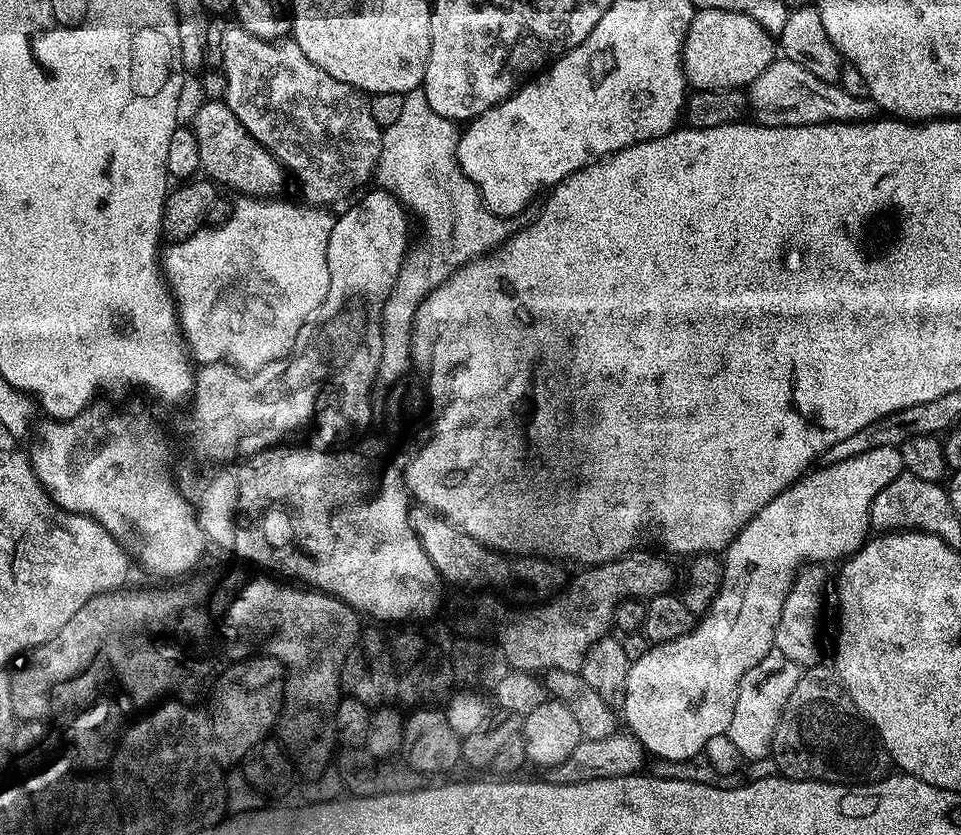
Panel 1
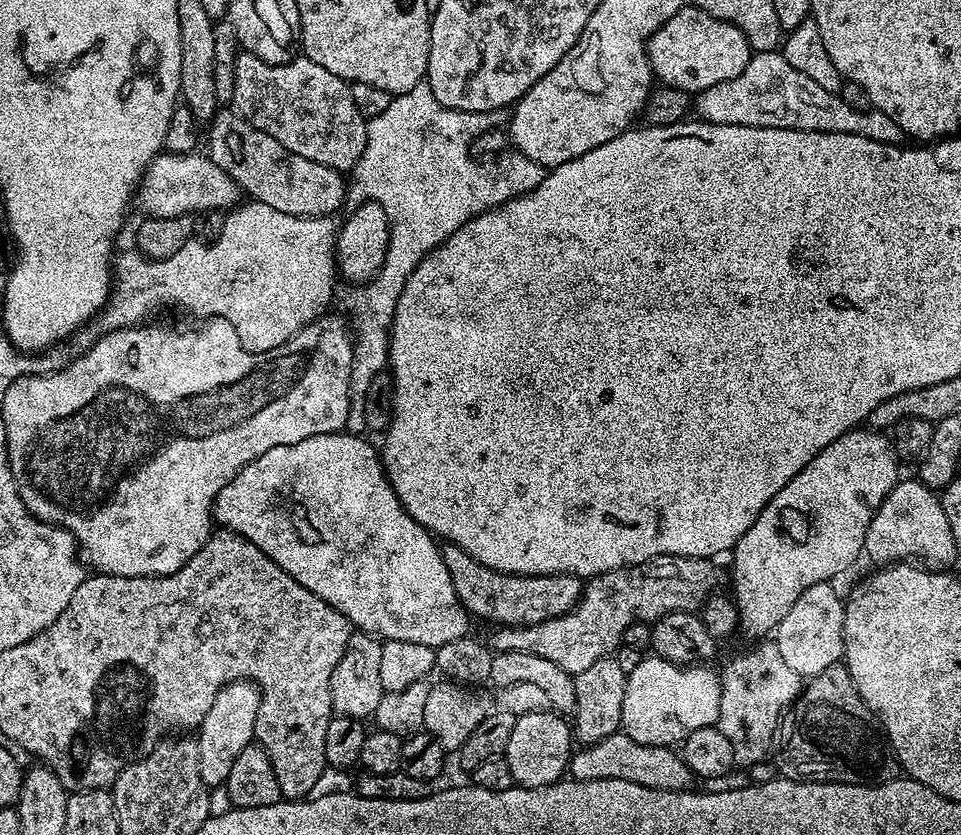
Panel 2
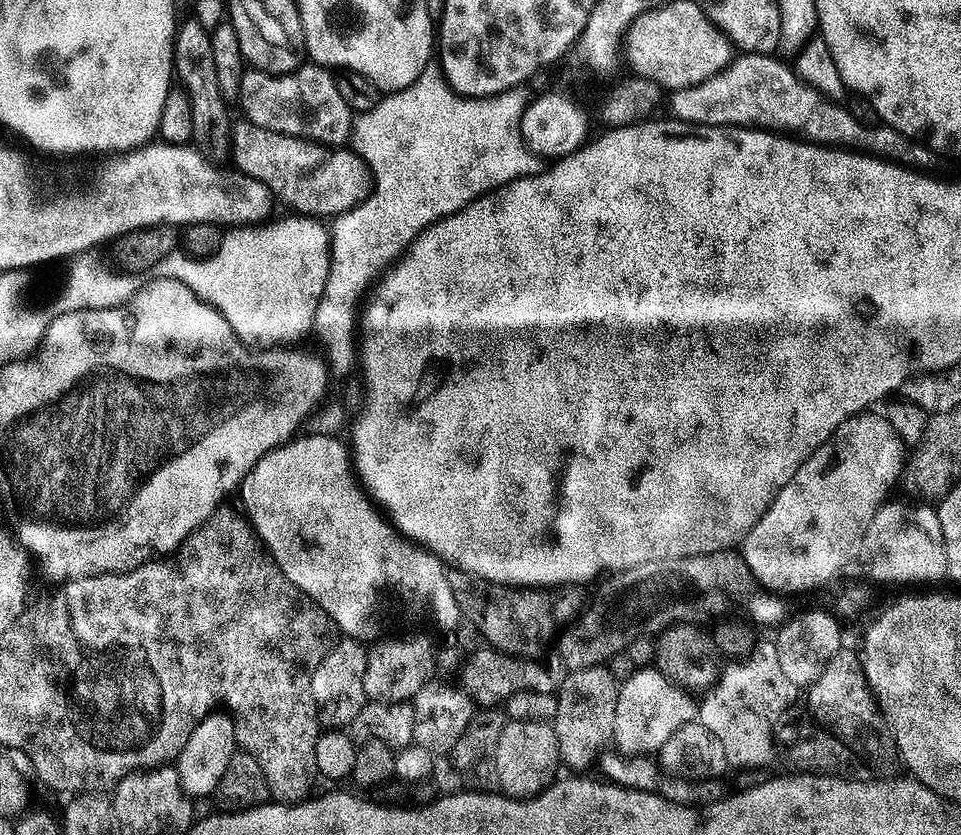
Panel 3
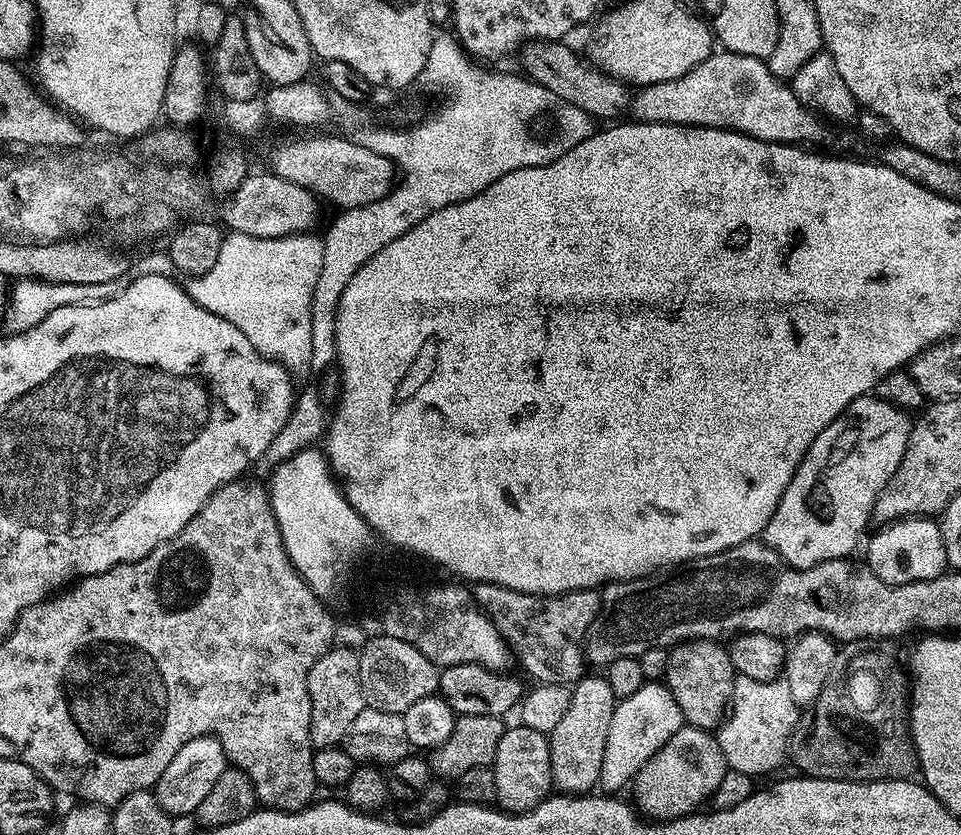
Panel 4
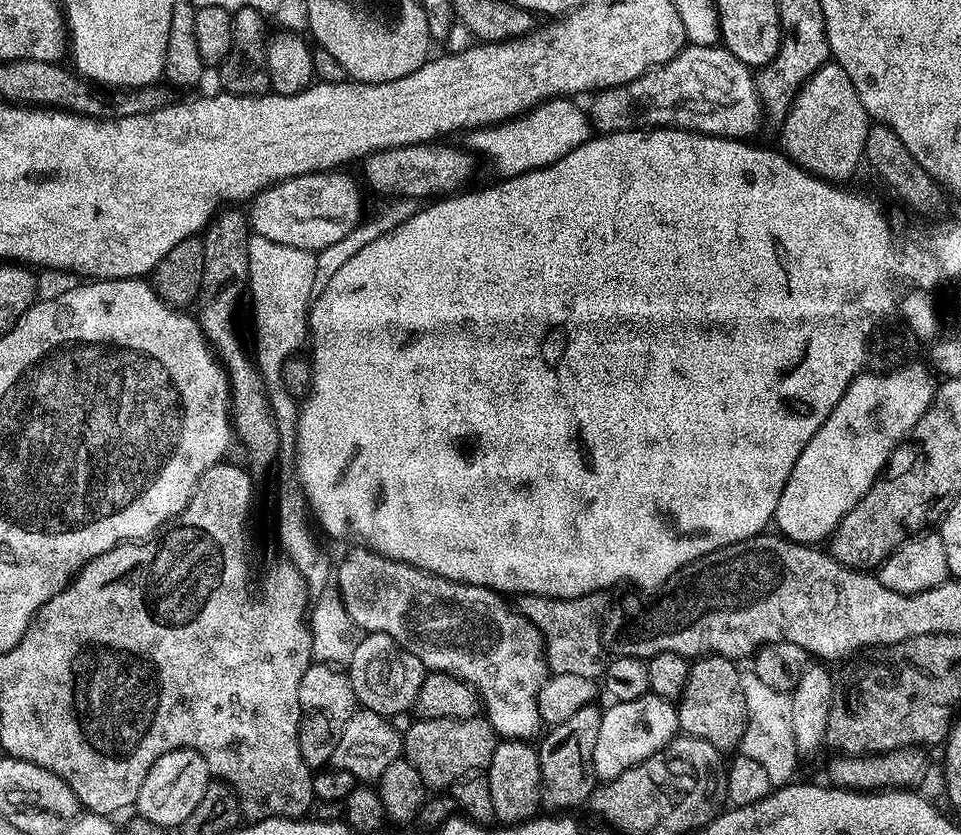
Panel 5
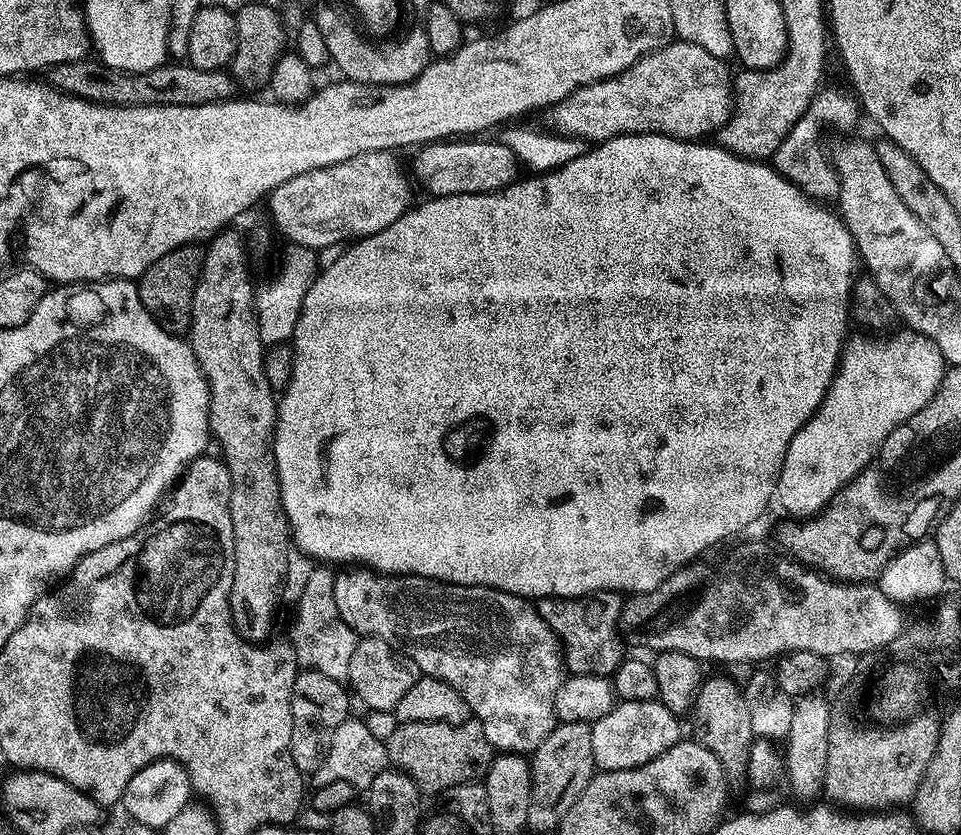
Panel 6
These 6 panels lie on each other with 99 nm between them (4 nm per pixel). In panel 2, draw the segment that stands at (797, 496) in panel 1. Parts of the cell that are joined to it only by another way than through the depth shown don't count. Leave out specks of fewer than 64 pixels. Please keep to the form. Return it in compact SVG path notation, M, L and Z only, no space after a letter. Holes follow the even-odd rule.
M861 426L852 429L851 432L842 434L842 438L830 442L830 446L826 446L826 450L822 450L822 454L815 456L793 480L786 482L786 486L782 486L782 490L778 490L778 494L774 494L774 498L770 498L770 502L762 510L762 514L758 514L754 526L750 526L750 530L746 530L746 534L742 534L742 538L736 543L735 549L730 556L730 559L732 559L732 588L736 591L734 603L740 612L739 631L741 633L745 632L748 636L756 636L752 638L767 637L764 635L767 632L769 635L780 625L784 612L796 601L798 594L802 594L802 590L806 590L815 584L826 584L835 581L834 578L839 572L846 571L856 559L861 559L864 551L866 530L870 526L870 518L874 518L874 514L878 510L880 503L886 498L886 494L890 494L892 487L898 483L896 464L898 465L898 457L896 449L892 447L891 439L883 431L869 430L867 427ZM655 654L645 655L640 664L627 673L620 719L625 734L639 744L676 746L687 740L690 734L694 734L694 730L713 727L720 713L720 678L717 669L699 668L698 665L699 663L693 662L685 666L664 660Z

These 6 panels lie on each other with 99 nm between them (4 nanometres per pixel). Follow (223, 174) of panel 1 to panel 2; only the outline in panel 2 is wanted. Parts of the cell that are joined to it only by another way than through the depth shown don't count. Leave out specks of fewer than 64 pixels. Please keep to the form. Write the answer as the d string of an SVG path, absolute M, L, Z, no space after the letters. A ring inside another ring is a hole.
M217 111L206 128L206 148L207 144L208 159L234 178L245 197L257 204L274 206L282 214L332 216L346 195L346 180L338 170L286 150L278 138L270 138L270 134L258 130L235 111Z

